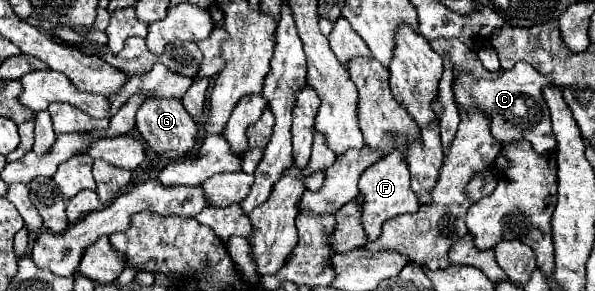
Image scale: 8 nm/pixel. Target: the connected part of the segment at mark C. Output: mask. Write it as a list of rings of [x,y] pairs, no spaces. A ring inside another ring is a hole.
[[[518,61],[512,69],[502,69],[496,79],[474,79],[468,73],[460,73],[454,83],[454,101],[462,113],[468,113],[470,109],[482,109],[490,117],[490,131],[492,137],[498,139],[498,143],[516,143],[516,141],[528,141],[534,151],[546,153],[554,151],[556,139],[550,127],[550,113],[546,107],[546,101],[542,99],[542,87],[550,85],[544,75],[534,71],[528,63]]]

